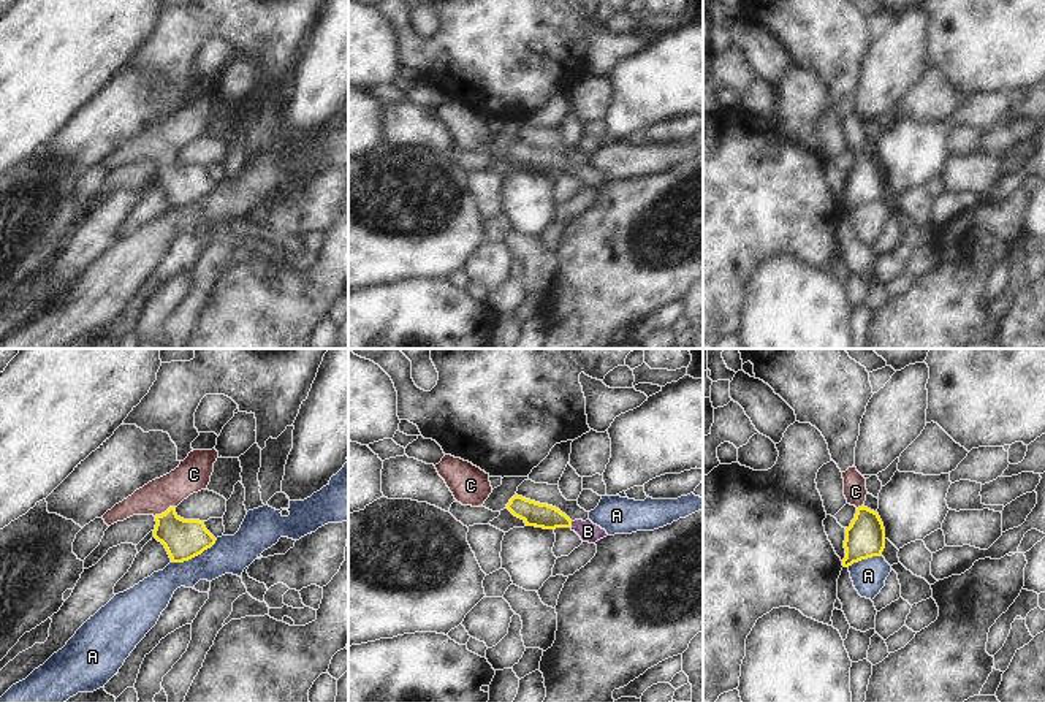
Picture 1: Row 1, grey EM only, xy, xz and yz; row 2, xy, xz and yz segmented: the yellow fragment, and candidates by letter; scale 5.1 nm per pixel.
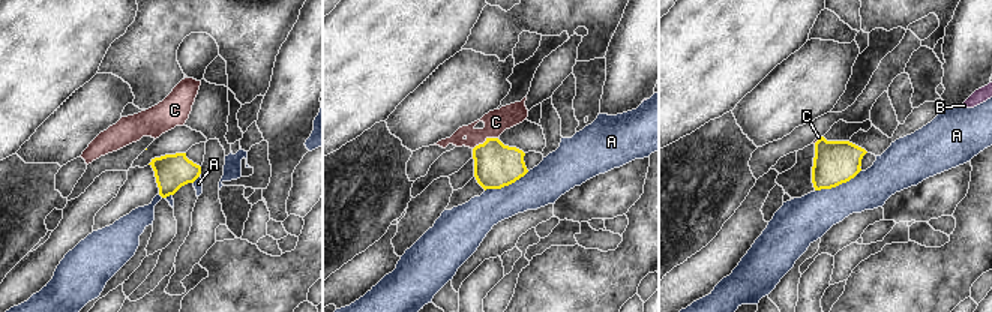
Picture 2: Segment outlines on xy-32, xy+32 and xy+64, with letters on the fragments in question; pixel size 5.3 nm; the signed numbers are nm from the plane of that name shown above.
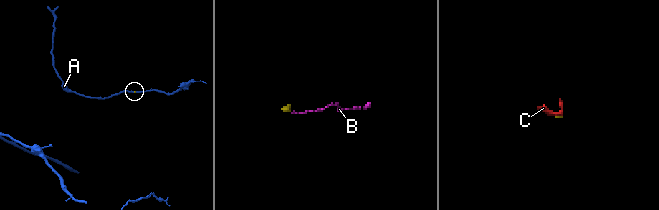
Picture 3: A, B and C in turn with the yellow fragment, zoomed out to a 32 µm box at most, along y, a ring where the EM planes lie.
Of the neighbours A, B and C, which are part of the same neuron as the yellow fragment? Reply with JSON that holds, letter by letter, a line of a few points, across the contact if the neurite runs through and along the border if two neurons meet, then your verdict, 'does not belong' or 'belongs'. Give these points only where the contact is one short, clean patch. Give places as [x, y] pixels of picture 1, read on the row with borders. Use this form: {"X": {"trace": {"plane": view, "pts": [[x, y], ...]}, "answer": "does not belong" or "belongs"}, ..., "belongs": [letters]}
{"A": {"trace": {"plane": "xy", "pts": [[217, 539], [200, 553], [171, 563]]}, "answer": "does not belong"}, "B": {"trace": {"plane": "xz", "pts": [[534, 514], [570, 525], [588, 531]]}, "answer": "belongs"}, "C": {"trace": {"plane": "xy", "pts": [[184, 539], [168, 523], [165, 512], [165, 503], [193, 474]]}, "answer": "belongs"}, "belongs": ["B", "C"]}

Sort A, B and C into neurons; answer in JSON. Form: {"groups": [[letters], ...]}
{"groups": [["A"], ["B", "C"]]}

